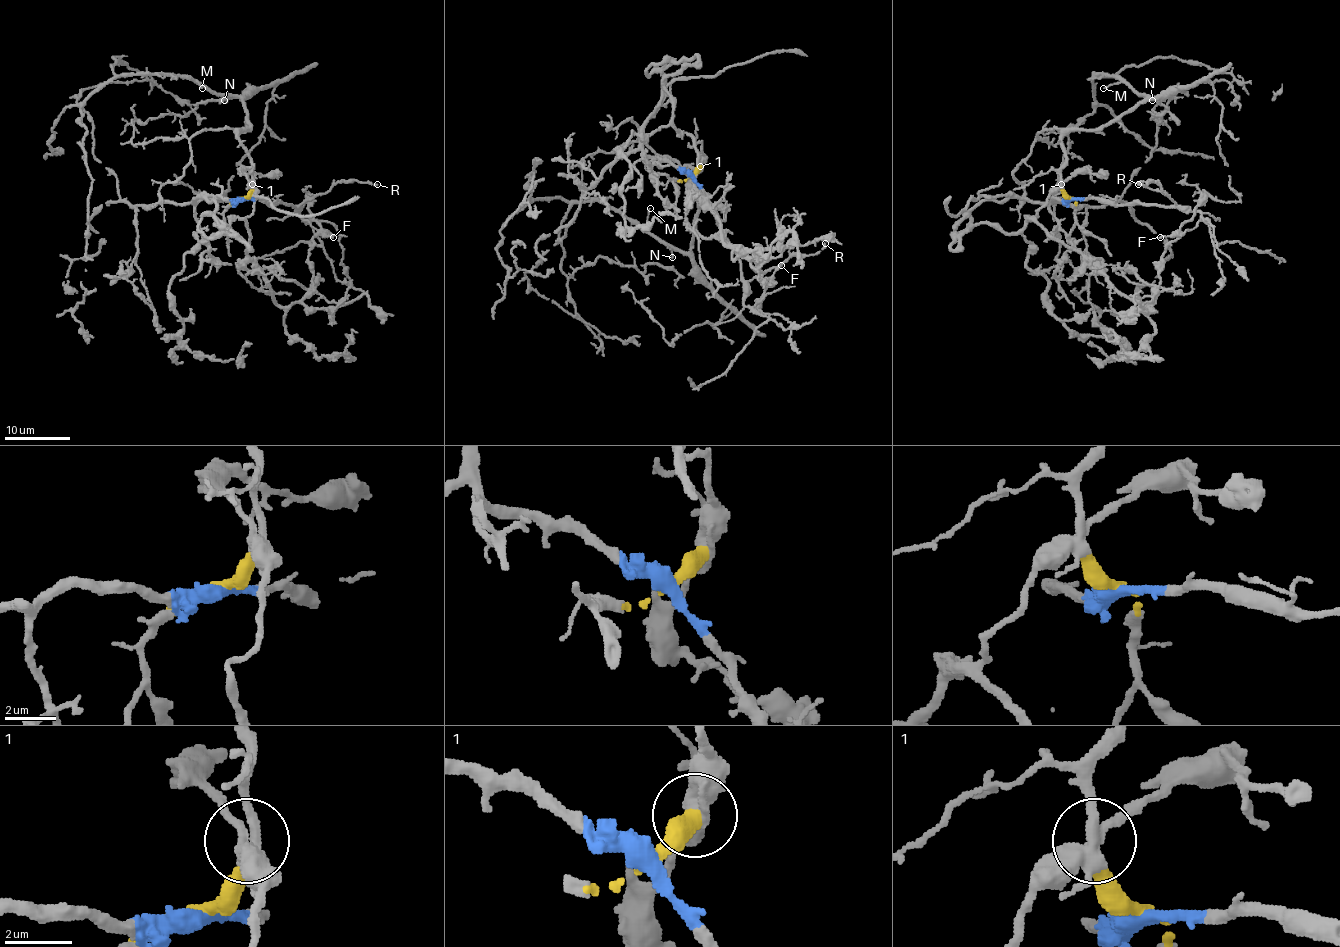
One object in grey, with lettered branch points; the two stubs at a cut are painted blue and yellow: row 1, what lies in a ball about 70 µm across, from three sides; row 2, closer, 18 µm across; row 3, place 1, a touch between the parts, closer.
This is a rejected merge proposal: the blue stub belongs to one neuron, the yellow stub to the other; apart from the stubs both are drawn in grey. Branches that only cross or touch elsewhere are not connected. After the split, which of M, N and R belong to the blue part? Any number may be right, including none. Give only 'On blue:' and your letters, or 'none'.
On blue: R

